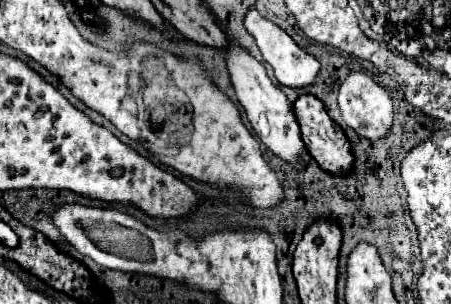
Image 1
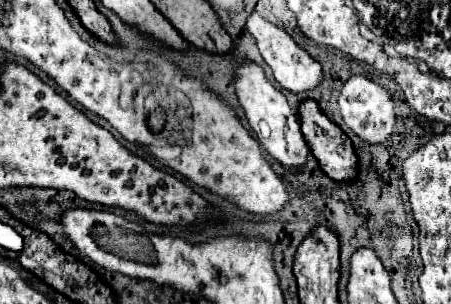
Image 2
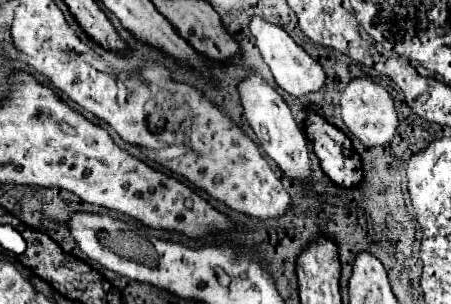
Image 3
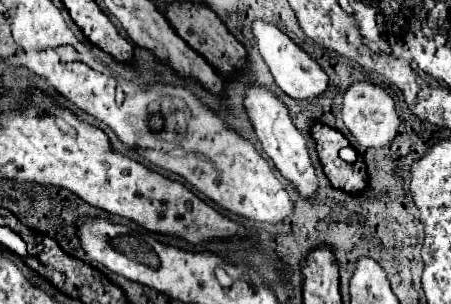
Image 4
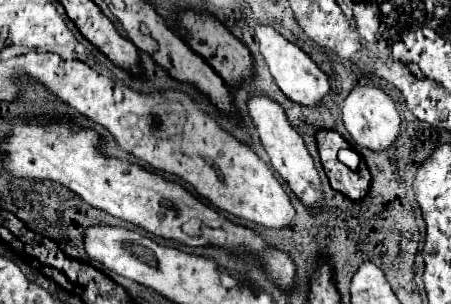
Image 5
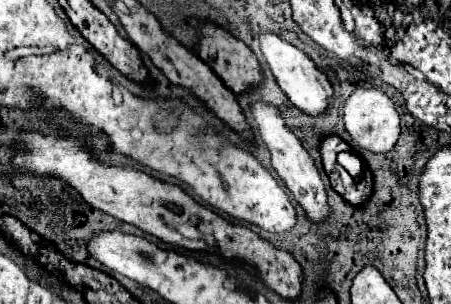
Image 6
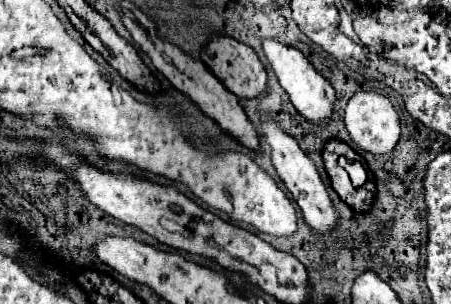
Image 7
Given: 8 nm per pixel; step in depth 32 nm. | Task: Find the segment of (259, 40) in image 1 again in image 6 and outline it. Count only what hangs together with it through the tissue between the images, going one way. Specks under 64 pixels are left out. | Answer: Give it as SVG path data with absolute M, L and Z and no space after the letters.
M270 32L260 34L260 44L262 44L262 52L270 64L270 70L278 80L278 86L286 92L290 102L308 116L324 114L328 110L330 98L334 96L334 90L332 90L332 84L328 82L328 78L314 66L314 62L302 50L284 42L276 34L270 34Z

